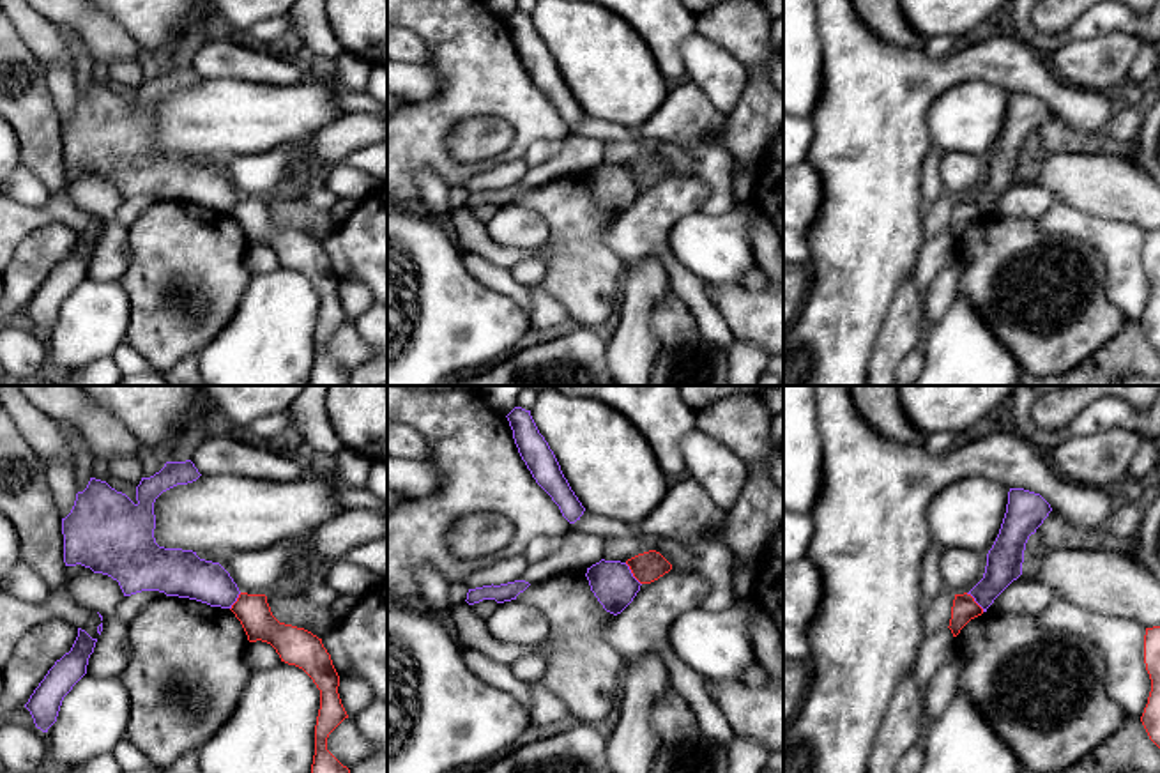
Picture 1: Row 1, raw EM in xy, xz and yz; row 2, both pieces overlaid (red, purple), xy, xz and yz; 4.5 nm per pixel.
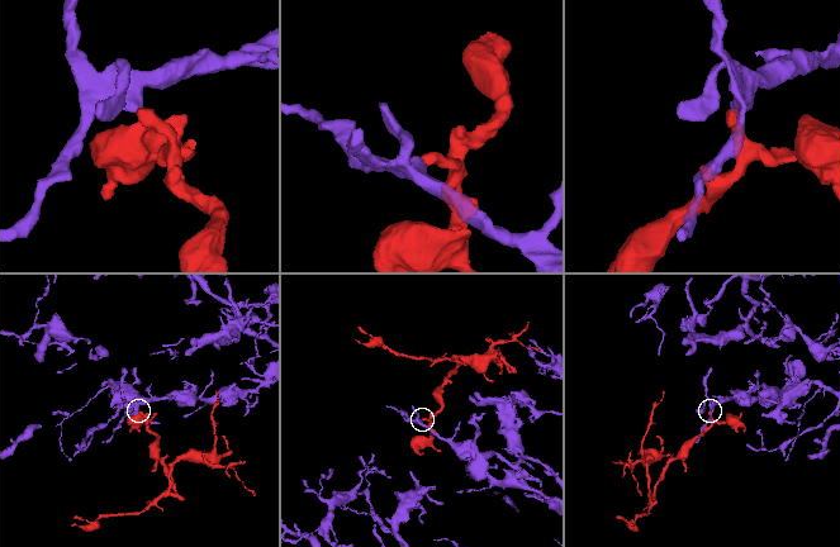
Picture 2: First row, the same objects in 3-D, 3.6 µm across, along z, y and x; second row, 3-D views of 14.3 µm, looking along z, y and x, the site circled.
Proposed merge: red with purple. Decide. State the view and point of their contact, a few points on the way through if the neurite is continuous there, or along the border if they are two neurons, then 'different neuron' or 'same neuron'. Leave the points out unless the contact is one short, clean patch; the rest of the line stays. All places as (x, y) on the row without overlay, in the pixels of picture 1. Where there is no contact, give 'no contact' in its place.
xz (632, 176) | along xz (625, 167), (641, 188) | different neuron

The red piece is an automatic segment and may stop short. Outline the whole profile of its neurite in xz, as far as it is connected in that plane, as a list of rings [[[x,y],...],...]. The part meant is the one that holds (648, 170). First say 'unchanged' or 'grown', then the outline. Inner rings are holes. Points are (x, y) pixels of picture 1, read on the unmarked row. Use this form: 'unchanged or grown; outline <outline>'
unchanged; outline [[[656,154],[638,157],[626,168],[640,188],[651,188],[672,173],[672,168]]]

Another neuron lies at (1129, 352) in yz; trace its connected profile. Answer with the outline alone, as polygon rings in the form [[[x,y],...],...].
[[[1125,320],[1110,341],[1073,370],[1049,377],[1024,370],[1019,386],[1118,386],[1130,375],[1160,379],[1160,352],[1149,343],[1141,322]]]

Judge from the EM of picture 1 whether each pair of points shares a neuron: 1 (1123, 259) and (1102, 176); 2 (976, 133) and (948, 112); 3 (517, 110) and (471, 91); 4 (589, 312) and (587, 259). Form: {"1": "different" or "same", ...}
{"1": "different", "2": "same", "3": "same", "4": "same"}

